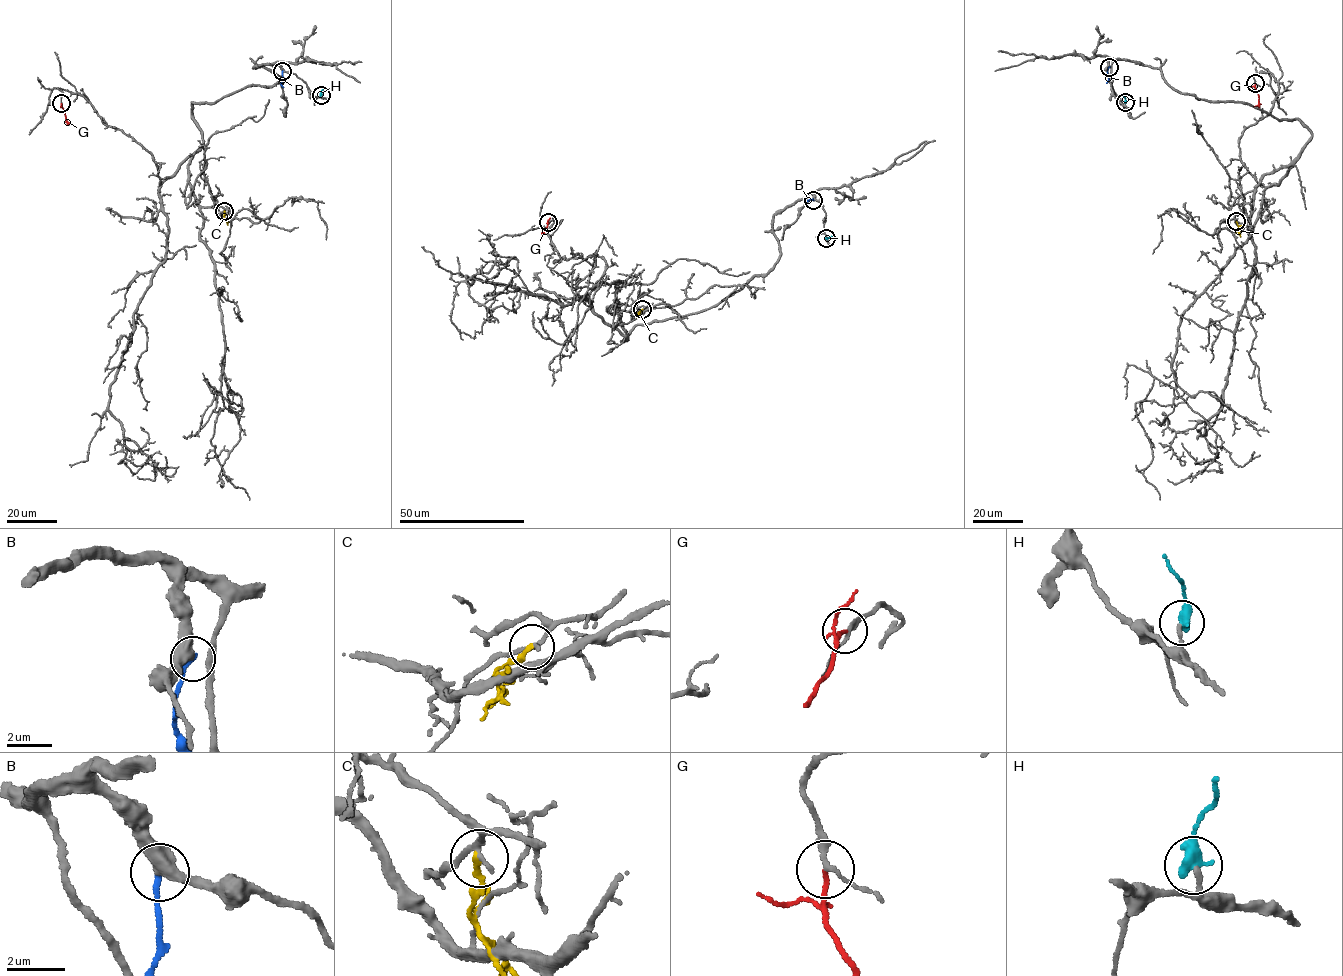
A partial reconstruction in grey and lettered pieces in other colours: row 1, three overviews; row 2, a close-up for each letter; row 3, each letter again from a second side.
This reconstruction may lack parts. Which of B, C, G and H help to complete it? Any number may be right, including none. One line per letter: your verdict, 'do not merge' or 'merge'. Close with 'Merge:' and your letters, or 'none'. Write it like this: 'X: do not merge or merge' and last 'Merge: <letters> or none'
B: do not merge
C: do not merge
G: merge
H: do not merge
Merge: G

